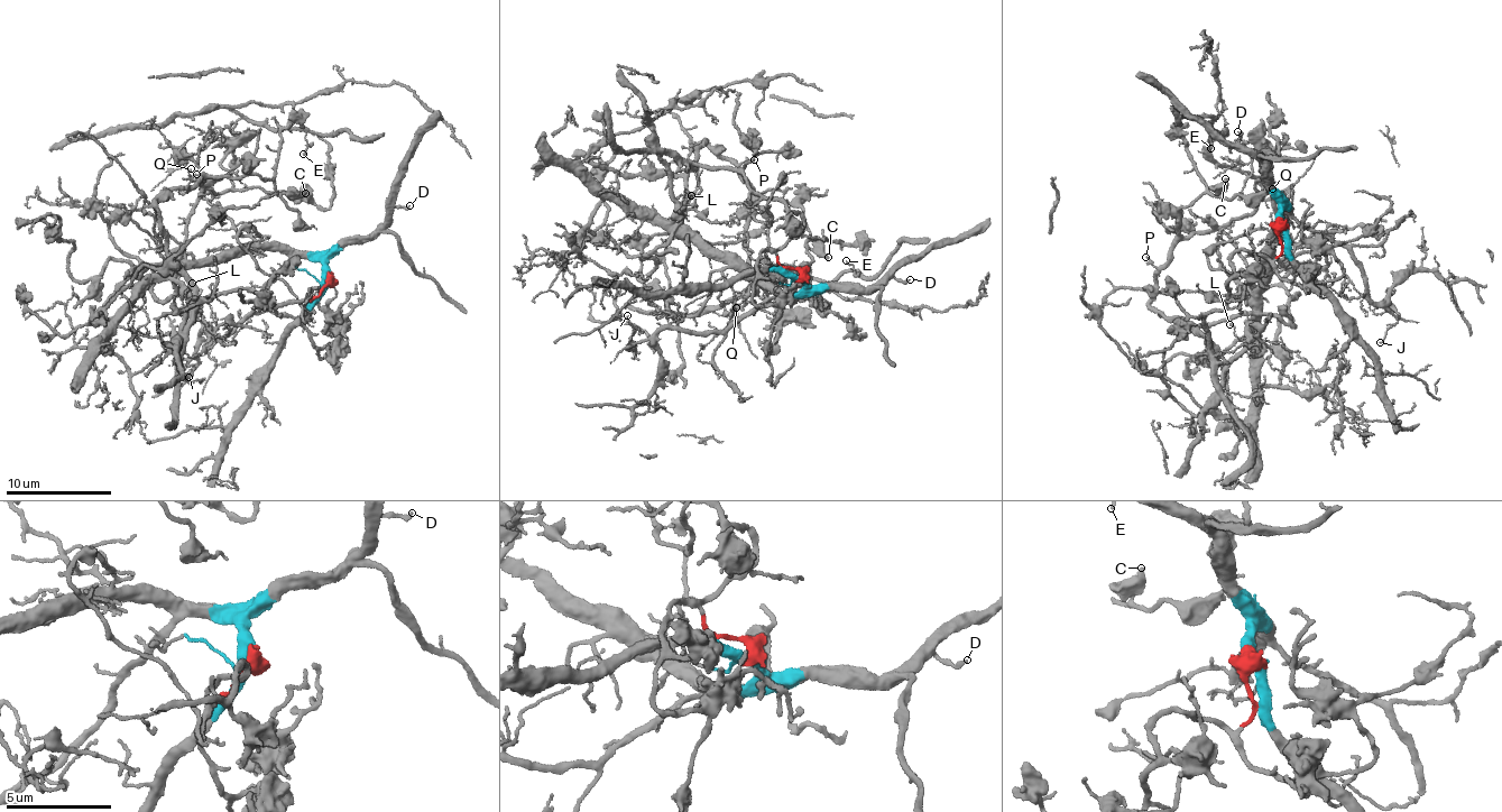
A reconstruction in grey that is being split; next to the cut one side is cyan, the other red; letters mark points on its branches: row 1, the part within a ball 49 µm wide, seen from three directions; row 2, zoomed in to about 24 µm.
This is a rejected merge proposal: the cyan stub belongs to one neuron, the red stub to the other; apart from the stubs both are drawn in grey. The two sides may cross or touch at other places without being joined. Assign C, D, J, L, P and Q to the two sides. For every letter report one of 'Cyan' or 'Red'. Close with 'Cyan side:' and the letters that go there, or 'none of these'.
C: Red
D: Cyan
J: Cyan
L: Cyan
P: Red
Q: Cyan
Cyan side: D, J, L, Q

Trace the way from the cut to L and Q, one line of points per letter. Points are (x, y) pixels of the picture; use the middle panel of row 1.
L: (801, 279), (804, 285), (781, 295), (747, 279), (673, 220), (681, 205), (678, 197), (691, 196)
Q: (801, 279), (804, 285), (781, 295), (759, 284), (740, 308), (736, 307), (736, 317), (733, 313), (736, 306)

